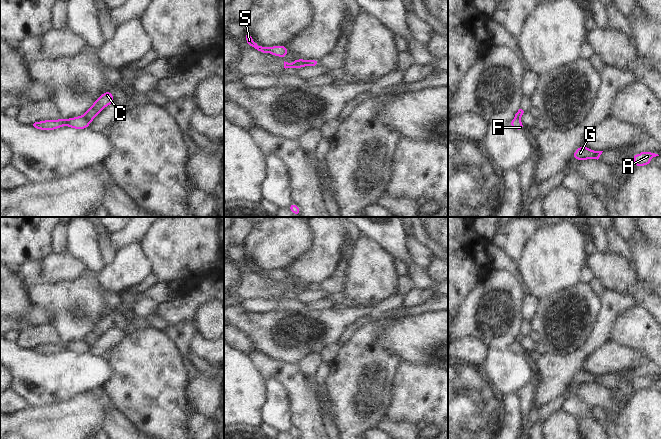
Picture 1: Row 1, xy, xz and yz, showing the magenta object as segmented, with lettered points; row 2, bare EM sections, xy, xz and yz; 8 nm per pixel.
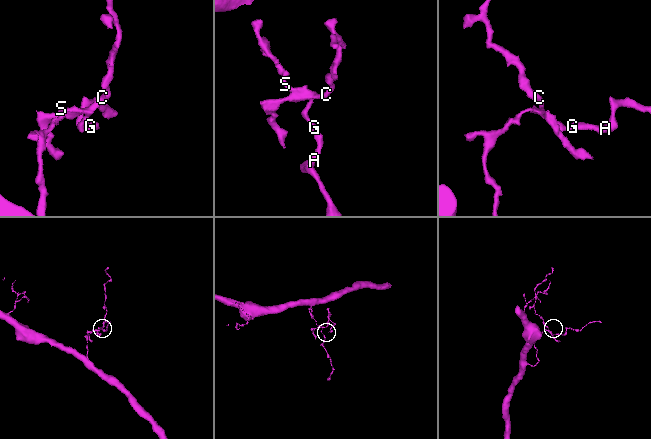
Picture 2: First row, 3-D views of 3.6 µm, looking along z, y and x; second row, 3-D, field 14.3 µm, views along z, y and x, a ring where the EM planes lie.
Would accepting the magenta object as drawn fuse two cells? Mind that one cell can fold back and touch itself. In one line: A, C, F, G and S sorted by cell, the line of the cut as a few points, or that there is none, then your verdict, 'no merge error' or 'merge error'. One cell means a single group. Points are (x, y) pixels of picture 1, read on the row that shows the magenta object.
A F G S / C | xy (81, 116), (89, 122) | merge error

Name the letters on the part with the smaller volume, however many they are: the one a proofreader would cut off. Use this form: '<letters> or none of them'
C

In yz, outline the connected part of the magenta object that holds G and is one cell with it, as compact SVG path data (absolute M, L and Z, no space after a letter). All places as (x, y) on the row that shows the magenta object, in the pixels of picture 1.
M584 144L578 147L572 155L573 160L591 160L591 159L599 159L600 155L603 151L594 151Z

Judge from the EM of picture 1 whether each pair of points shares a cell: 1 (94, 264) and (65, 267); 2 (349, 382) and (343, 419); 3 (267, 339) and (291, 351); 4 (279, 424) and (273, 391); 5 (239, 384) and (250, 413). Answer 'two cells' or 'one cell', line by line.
1: two cells
2: one cell
3: one cell
4: one cell
5: one cell

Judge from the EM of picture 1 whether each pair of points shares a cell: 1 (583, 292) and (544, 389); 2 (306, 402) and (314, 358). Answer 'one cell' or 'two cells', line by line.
1: two cells
2: two cells

